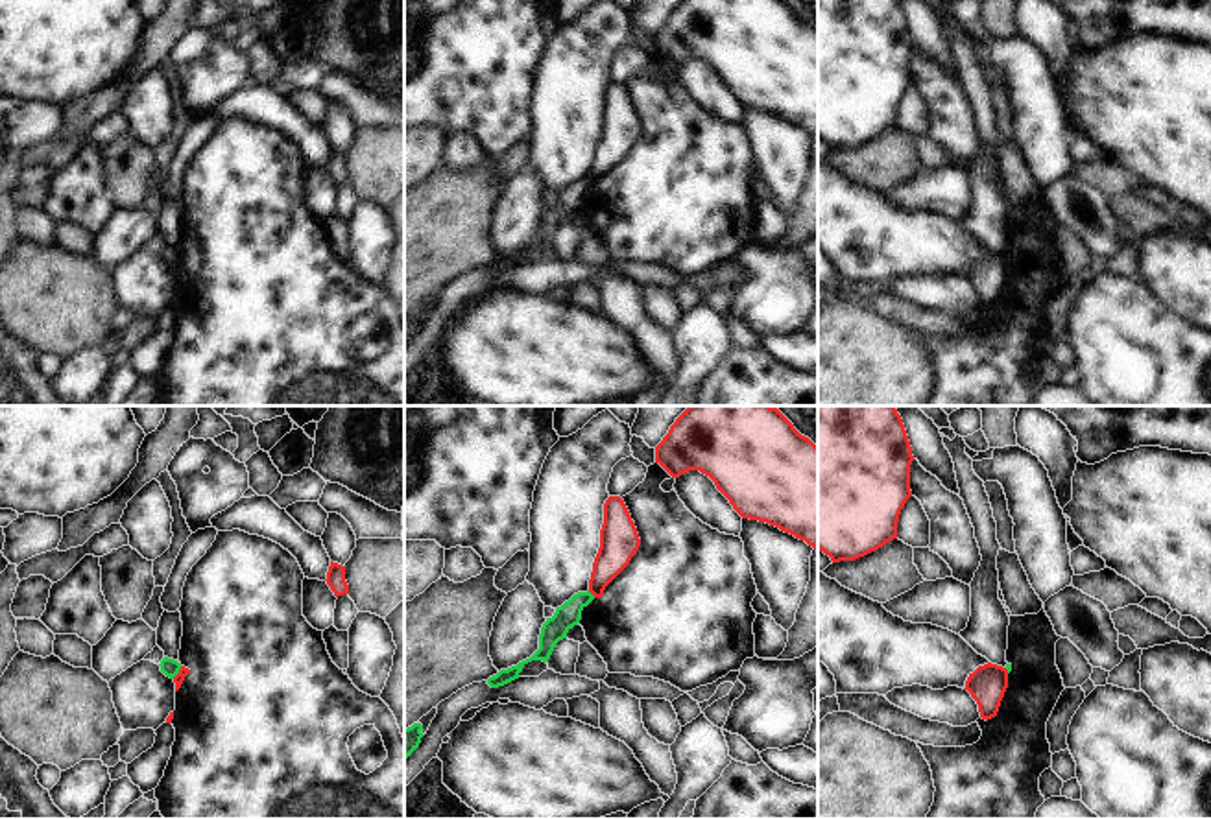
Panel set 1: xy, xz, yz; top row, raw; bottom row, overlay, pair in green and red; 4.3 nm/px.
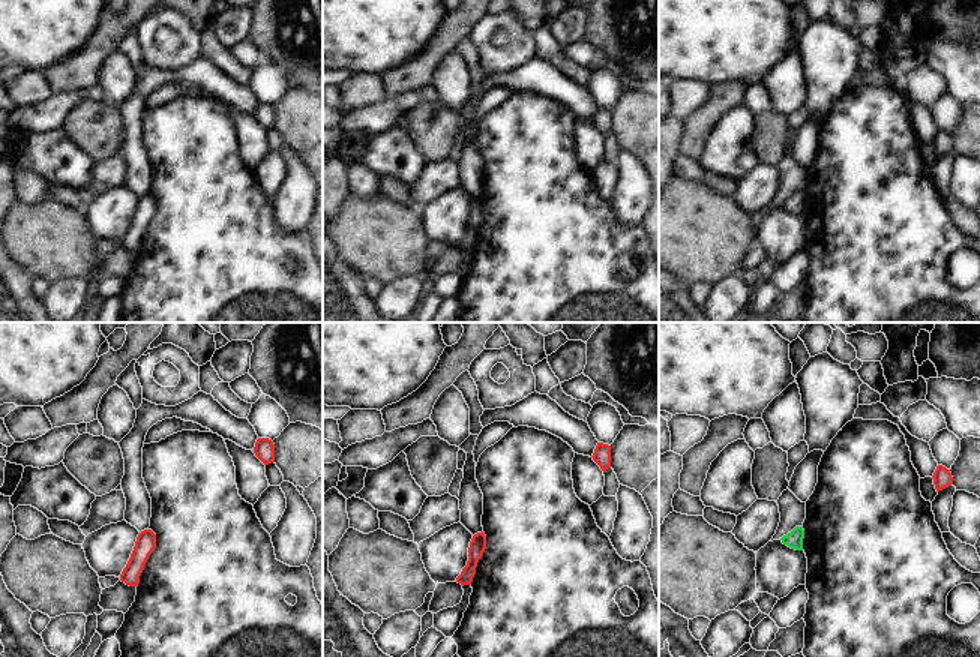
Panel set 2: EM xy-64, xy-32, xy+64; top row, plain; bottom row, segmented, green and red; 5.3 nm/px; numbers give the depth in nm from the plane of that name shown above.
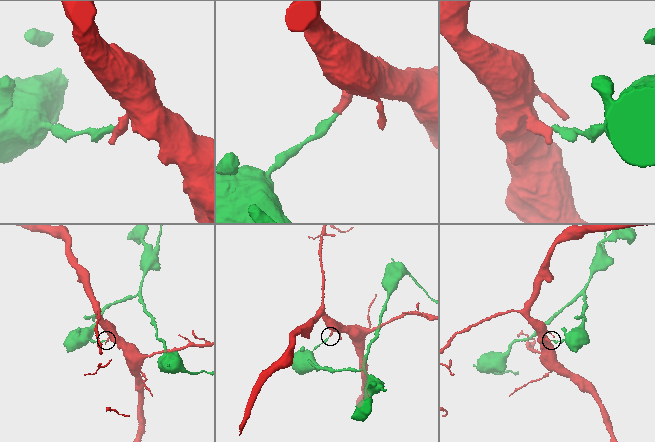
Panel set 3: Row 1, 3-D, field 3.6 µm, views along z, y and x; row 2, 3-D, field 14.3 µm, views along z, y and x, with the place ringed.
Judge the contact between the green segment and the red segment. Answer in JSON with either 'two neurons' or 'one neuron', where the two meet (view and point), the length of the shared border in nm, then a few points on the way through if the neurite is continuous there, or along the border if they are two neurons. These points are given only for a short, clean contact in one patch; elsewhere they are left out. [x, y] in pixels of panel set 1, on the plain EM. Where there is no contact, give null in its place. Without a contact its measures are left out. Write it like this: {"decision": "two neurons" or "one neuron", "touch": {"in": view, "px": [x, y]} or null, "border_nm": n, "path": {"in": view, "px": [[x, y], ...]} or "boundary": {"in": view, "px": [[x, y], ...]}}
{"decision": "two neurons", "touch": {"in": "xy", "px": [178, 259]}, "border_nm": 70, "boundary": {"in": "xy", "px": [[181, 253], [172, 264]]}}

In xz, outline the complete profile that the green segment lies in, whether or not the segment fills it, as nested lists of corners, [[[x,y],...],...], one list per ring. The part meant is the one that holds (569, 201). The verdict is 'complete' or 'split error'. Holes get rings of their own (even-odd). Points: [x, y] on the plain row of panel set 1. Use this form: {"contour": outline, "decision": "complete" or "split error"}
{"contour": [[[587,179],[574,181],[569,188],[565,188],[561,194],[556,196],[552,205],[546,205],[546,208],[541,214],[539,221],[539,236],[526,247],[519,249],[517,253],[511,253],[508,256],[500,256],[497,262],[487,266],[487,271],[491,275],[504,273],[515,266],[519,266],[519,260],[522,255],[532,247],[543,247],[548,249],[556,231],[563,225],[567,225],[567,220],[580,210],[582,197],[594,186],[594,183]]], "decision": "complete"}

